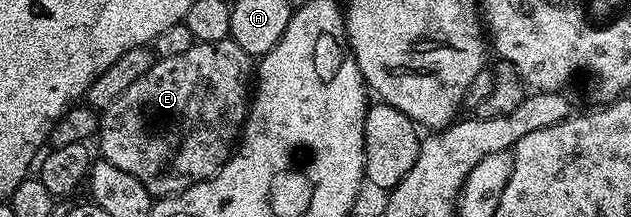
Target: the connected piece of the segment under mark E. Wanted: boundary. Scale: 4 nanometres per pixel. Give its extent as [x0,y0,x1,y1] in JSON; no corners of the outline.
[99,37,254,197]

